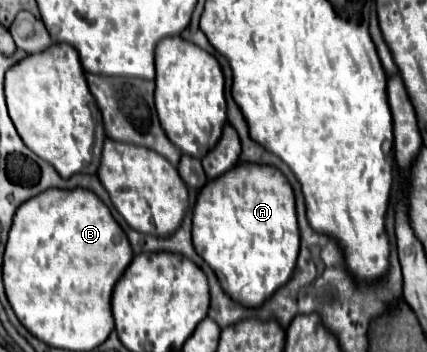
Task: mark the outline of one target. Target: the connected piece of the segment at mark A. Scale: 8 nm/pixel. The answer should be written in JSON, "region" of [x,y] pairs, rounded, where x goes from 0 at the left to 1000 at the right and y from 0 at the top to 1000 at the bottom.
{"region":[[[557,460],[543,483],[501,511],[487,511],[468,534],[450,614],[450,682],[459,716],[492,750],[520,818],[529,818],[548,852],[581,875],[609,869],[614,852],[632,847],[660,807],[670,807],[698,733],[703,659],[679,517],[642,472]]]}

